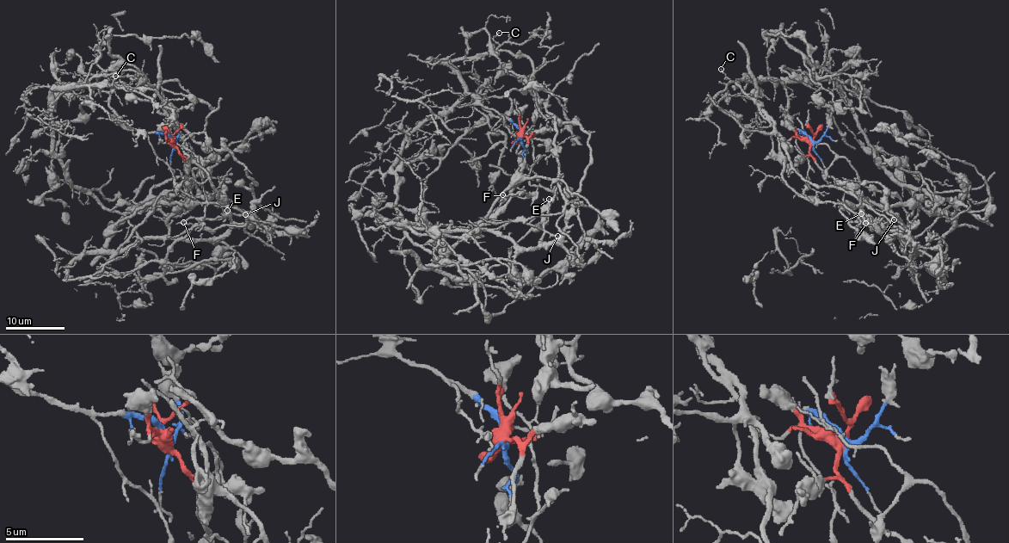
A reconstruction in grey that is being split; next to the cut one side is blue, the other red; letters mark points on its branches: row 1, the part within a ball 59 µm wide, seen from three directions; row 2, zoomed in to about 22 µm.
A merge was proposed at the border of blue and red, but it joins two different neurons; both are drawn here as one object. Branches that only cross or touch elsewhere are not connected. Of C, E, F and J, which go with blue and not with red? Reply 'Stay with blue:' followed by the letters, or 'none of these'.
Stay with blue: C

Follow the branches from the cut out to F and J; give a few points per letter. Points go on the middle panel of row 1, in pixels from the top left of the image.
F: (521, 137), (527, 140), (522, 175), (512, 194), (526, 198), (530, 195), (502, 194)
J: (521, 137), (527, 140), (522, 175), (503, 210), (481, 226), (477, 233), (517, 219), (538, 225), (556, 236)

